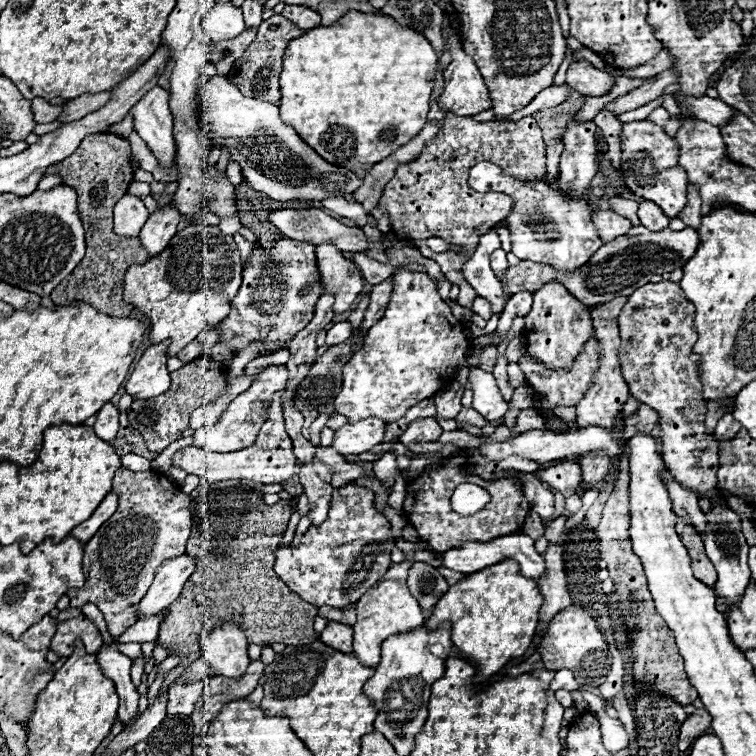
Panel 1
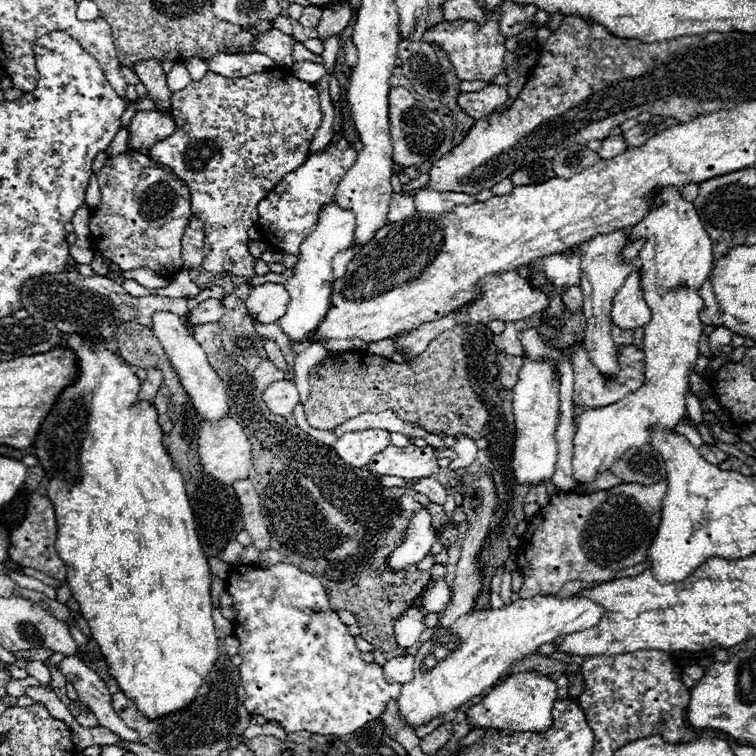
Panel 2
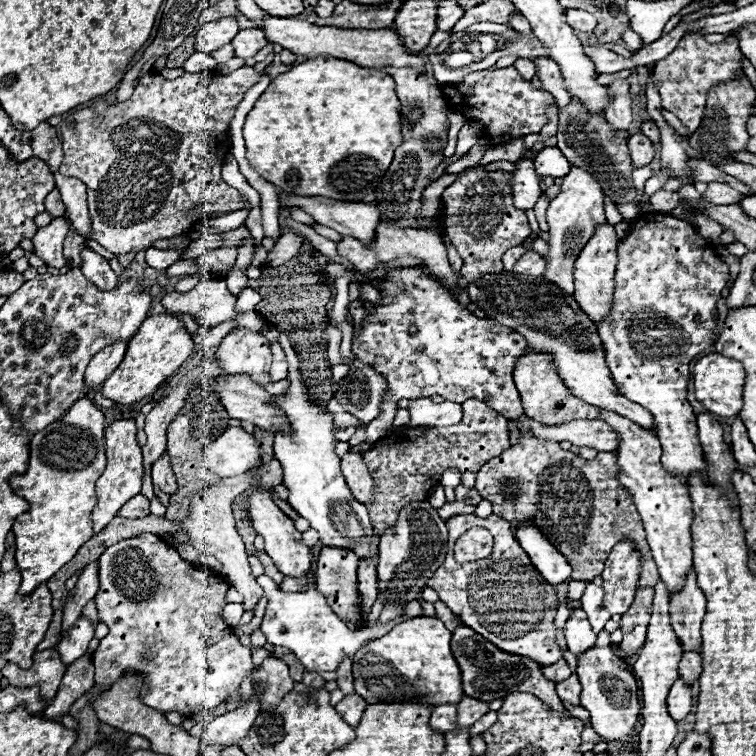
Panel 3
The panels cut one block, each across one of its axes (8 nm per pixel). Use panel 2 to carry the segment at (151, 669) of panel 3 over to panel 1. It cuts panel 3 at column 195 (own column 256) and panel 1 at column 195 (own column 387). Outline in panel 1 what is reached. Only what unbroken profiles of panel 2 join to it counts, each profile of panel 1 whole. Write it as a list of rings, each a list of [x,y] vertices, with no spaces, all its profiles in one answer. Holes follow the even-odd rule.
[[[206,680],[188,682],[188,684],[170,684],[168,688],[168,714],[184,714],[192,716],[196,702],[202,698],[206,690]]]

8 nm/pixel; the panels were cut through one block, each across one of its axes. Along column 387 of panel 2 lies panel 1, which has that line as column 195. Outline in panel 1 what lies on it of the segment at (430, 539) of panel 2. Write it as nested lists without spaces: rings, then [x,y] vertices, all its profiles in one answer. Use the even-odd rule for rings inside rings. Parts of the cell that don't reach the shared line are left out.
[[[186,554],[162,562],[148,594],[142,598],[142,602],[138,606],[138,616],[140,618],[156,616],[162,610],[166,610],[172,602],[176,602],[176,598],[180,596],[180,592],[184,588],[184,582],[194,572],[194,566],[196,566],[194,558],[190,558]]]

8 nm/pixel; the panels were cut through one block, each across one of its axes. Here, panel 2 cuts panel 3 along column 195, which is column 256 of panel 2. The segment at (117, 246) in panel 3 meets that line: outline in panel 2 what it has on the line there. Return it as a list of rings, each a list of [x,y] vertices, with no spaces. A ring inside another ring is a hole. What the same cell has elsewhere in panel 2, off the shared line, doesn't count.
[[[208,72],[208,76],[202,80],[202,82],[192,82],[188,88],[180,90],[180,92],[172,92],[171,98],[171,114],[176,122],[176,132],[164,140],[164,142],[158,142],[152,150],[150,150],[150,158],[166,164],[180,180],[186,182],[188,190],[190,190],[190,206],[192,206],[192,214],[198,216],[204,224],[204,230],[206,230],[206,242],[204,242],[204,262],[202,266],[212,272],[212,274],[218,274],[218,272],[232,272],[236,276],[252,276],[252,262],[254,258],[248,254],[248,230],[258,222],[258,212],[256,212],[256,206],[262,198],[266,198],[266,194],[282,180],[284,174],[288,174],[292,168],[300,166],[304,162],[304,158],[308,156],[308,150],[310,150],[310,142],[322,122],[322,112],[320,112],[320,102],[318,102],[318,92],[314,90],[313,84],[306,84],[306,82],[300,82],[296,80],[294,76],[290,74],[276,74],[276,72],[262,72],[262,74],[250,74],[246,78],[240,78],[240,80],[226,80],[222,76],[216,76],[212,72]]]

